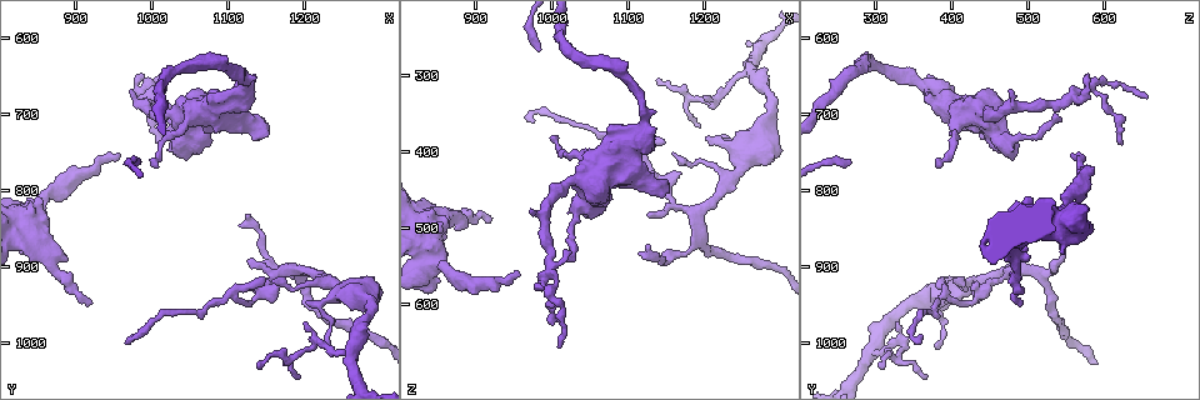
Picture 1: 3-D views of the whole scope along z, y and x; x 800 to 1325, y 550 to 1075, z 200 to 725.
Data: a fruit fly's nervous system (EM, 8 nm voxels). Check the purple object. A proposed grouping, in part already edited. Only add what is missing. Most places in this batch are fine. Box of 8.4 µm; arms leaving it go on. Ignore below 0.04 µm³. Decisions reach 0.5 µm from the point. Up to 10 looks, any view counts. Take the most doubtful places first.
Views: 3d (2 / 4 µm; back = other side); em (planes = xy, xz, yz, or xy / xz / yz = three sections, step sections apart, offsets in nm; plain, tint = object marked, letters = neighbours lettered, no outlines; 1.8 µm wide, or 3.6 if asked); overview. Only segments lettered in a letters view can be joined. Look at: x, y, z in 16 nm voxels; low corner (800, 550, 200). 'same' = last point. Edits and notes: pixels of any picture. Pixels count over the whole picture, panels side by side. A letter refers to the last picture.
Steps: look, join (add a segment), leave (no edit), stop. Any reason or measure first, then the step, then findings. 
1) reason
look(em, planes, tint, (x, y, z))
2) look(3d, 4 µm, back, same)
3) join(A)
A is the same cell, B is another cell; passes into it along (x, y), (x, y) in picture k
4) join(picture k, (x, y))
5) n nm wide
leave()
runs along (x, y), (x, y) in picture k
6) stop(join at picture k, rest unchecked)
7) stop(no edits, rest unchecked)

branch stops here
look(3d, 4 µm, (1150, 920, 385))

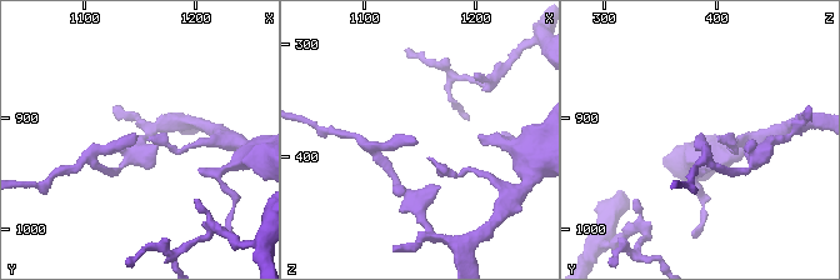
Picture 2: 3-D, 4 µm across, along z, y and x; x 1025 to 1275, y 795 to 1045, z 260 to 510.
need the tissue
look(em, xy, step 8, letters, (1148, 916, 388))

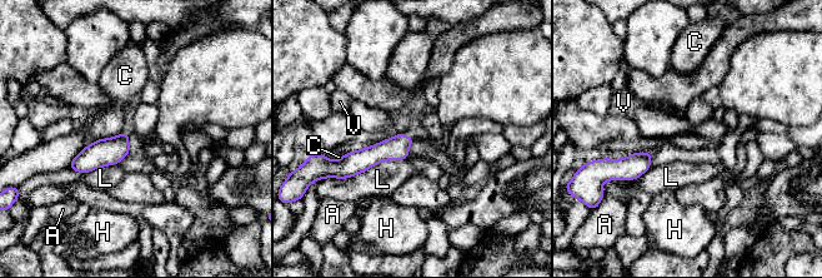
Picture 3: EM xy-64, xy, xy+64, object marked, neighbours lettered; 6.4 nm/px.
look(em, planes, letters, same)

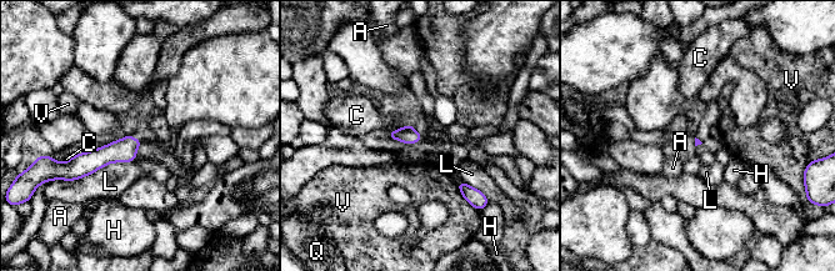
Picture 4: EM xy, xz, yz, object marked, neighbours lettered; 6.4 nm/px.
leave()
A, C, H, L, Q and V are other cells; border along (409, 124), (388, 133) in picture 4; no lettered segment goes on from it

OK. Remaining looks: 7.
abrupt turn
look(3d, 4 µm, (995, 665, 580))

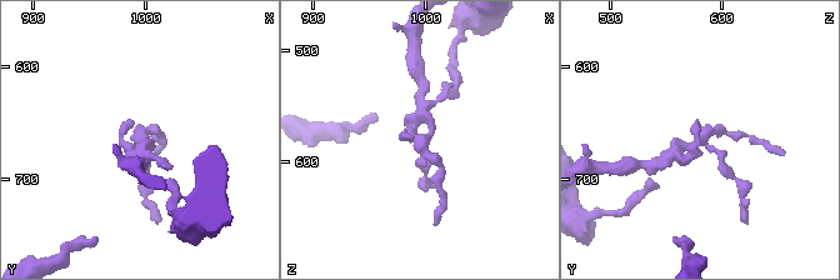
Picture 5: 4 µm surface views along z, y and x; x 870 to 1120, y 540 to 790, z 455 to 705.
look(em, planes, plain, (992, 668, 578))

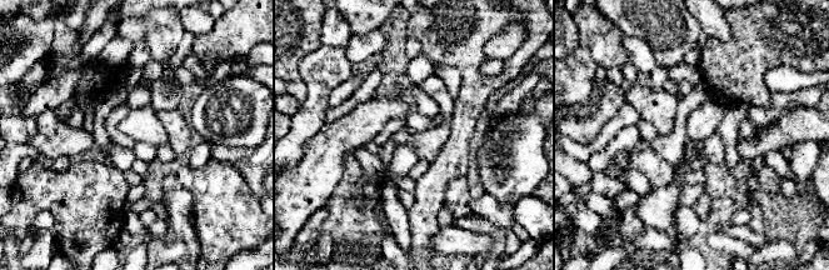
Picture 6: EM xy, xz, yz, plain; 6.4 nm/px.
see the neighbours
look(em, planes, letters, same)

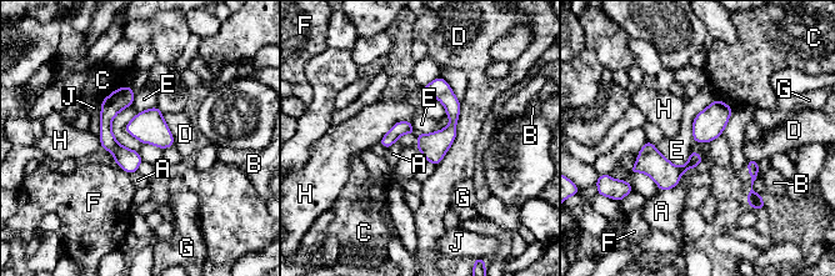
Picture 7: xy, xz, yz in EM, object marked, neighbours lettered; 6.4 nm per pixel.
leave()
A, B, C, D, E, F, G, H and J are other cells; border along (653, 144), (676, 165), (691, 152) in picture 7; none of them fits

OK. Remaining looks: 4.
free end
look(em, planes, plain, (920, 945, 485))

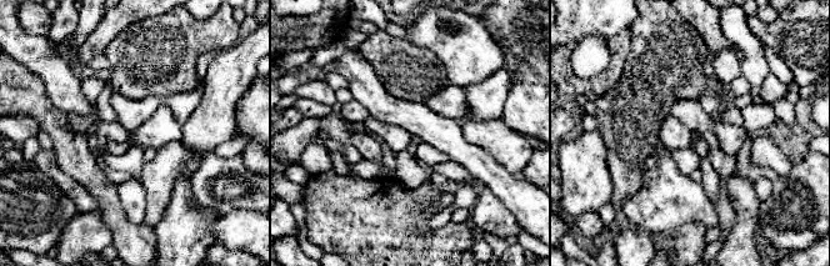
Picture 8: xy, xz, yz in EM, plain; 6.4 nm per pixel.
look(em, planes, tint, same)

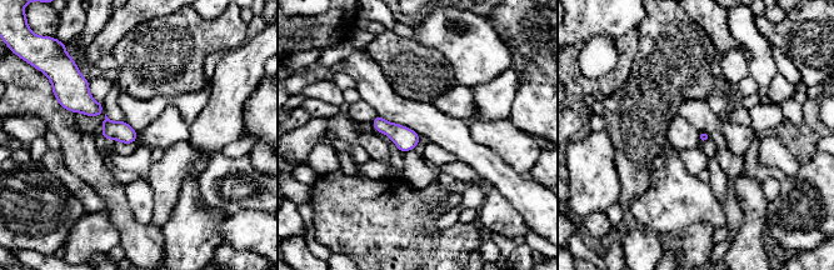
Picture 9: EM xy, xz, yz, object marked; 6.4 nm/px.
look(em, planes, letters, same)

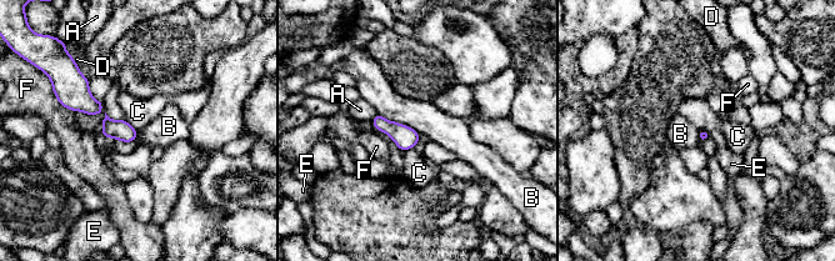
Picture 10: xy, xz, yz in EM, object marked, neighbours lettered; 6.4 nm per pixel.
leave()
A, B, C, D, E and F are other cells; border along (378, 114), (405, 124), (420, 134) in picture 10; no lettered segment goes on from it

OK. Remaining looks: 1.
stop(no edits, rest unchecked)

